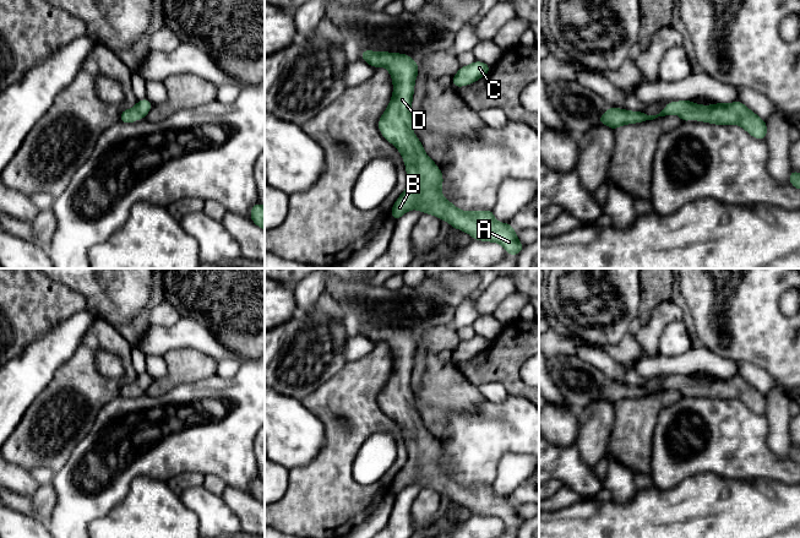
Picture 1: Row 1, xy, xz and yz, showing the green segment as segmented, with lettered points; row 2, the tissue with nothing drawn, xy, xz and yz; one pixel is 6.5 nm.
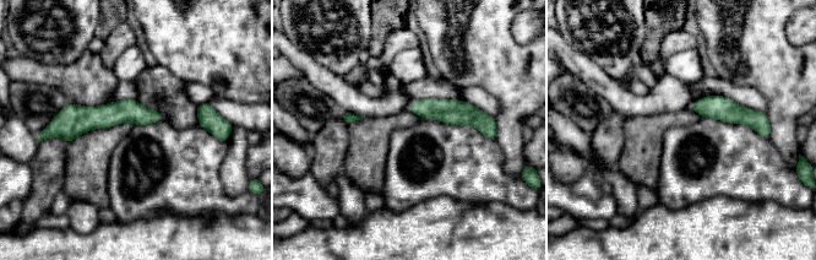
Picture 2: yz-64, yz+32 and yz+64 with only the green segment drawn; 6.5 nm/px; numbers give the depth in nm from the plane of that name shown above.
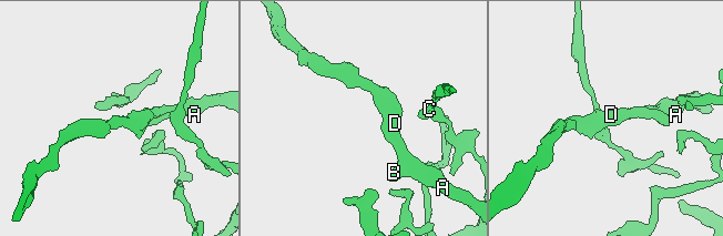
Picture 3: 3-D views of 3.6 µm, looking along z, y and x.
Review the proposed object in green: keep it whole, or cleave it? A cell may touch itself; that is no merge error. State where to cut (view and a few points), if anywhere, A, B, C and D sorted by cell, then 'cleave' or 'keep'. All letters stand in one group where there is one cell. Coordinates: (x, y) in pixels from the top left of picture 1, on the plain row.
no cut | A B C D | keep

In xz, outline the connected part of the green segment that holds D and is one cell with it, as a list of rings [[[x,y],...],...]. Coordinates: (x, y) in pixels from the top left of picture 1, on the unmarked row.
[[[365,324],[360,332],[374,343],[386,342],[393,357],[392,374],[379,393],[379,404],[398,423],[408,450],[408,461],[391,484],[394,496],[403,488],[418,483],[448,496],[455,504],[464,505],[473,513],[499,517],[508,529],[521,527],[524,520],[517,513],[517,505],[511,499],[497,496],[492,484],[463,487],[443,472],[442,447],[412,406],[412,374],[419,339],[412,331],[398,327]]]

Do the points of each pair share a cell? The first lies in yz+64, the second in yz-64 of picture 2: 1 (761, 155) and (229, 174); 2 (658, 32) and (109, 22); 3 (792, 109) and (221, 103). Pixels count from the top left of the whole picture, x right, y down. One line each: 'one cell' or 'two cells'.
1: two cells
2: one cell
3: two cells

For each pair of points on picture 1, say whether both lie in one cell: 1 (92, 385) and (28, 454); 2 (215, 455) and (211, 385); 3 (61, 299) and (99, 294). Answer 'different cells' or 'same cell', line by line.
1: same cell
2: same cell
3: different cells

